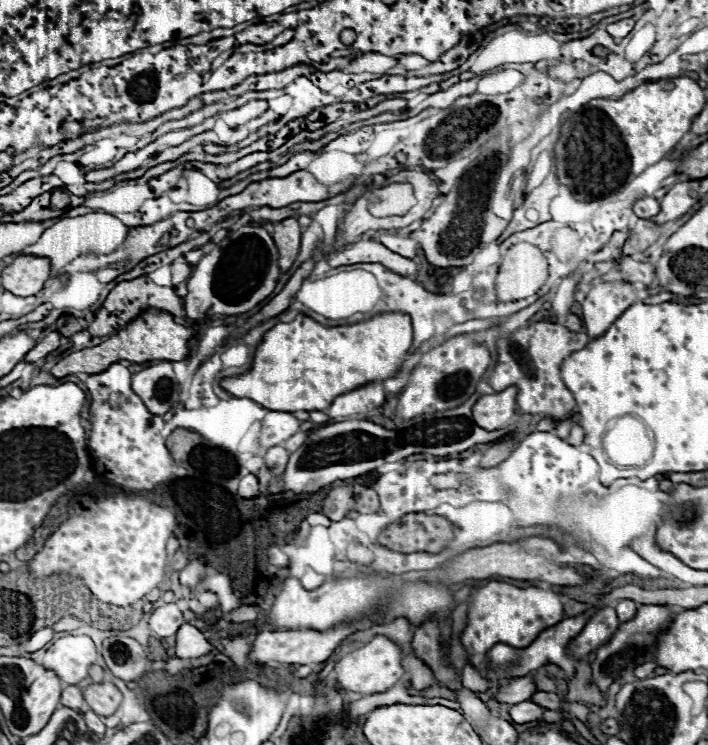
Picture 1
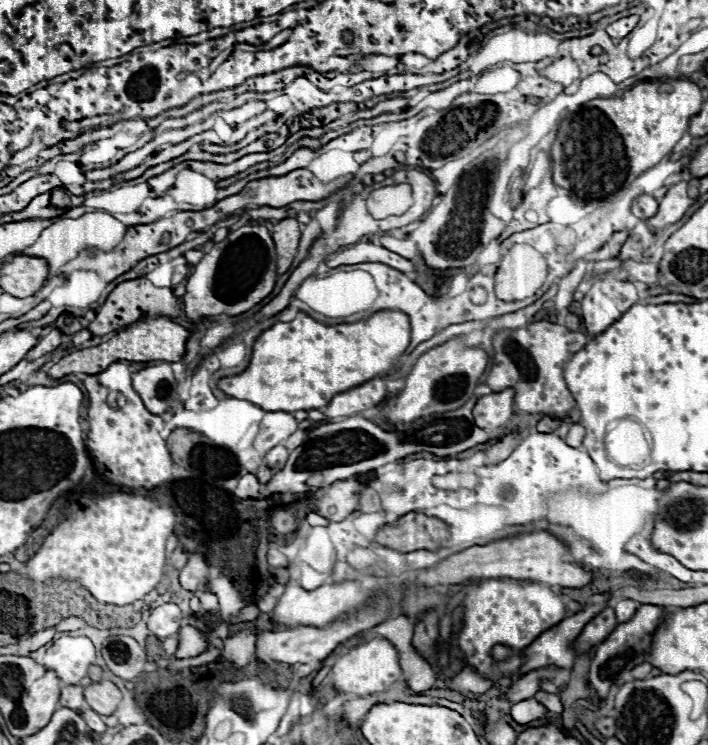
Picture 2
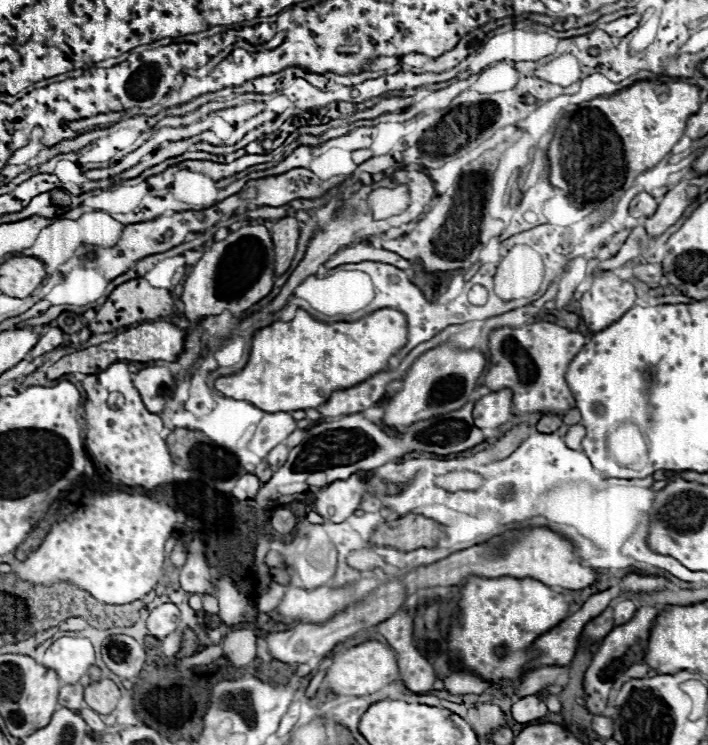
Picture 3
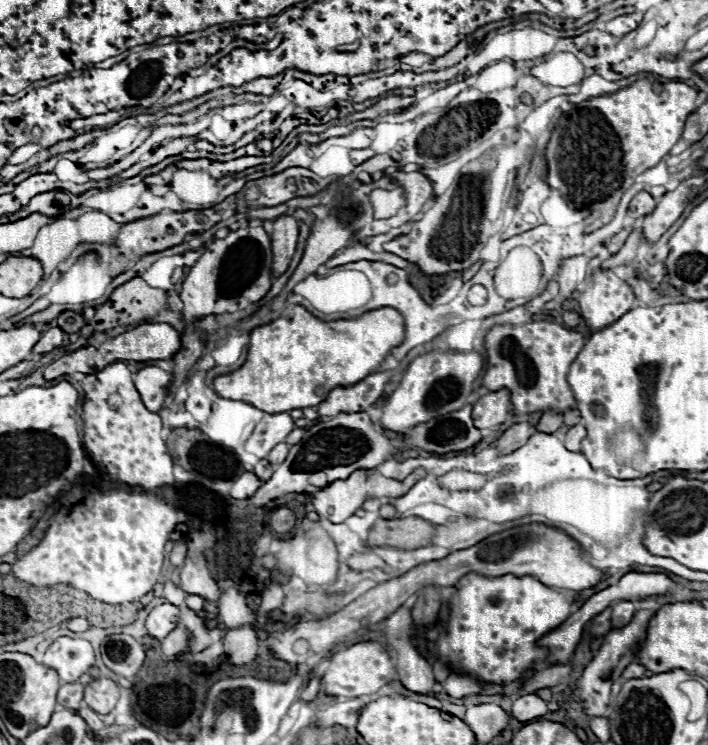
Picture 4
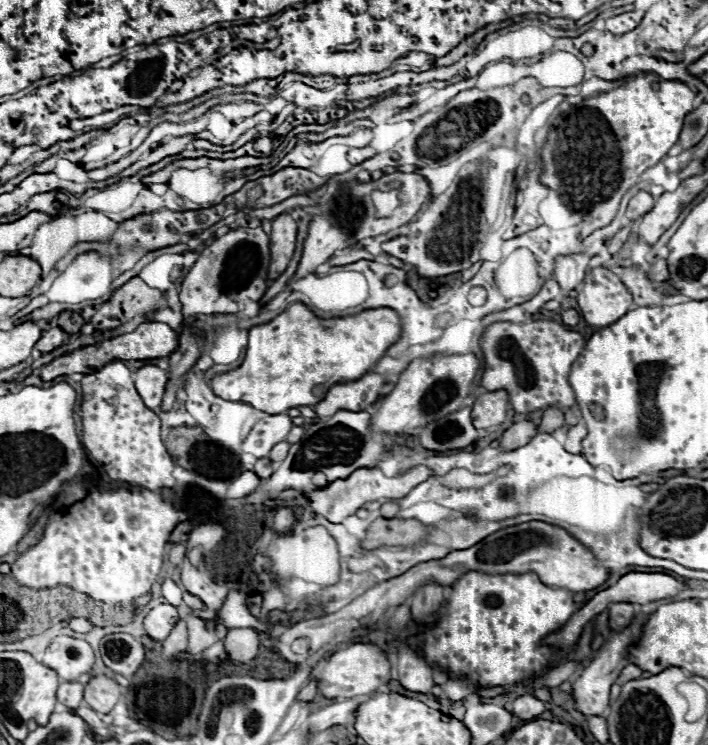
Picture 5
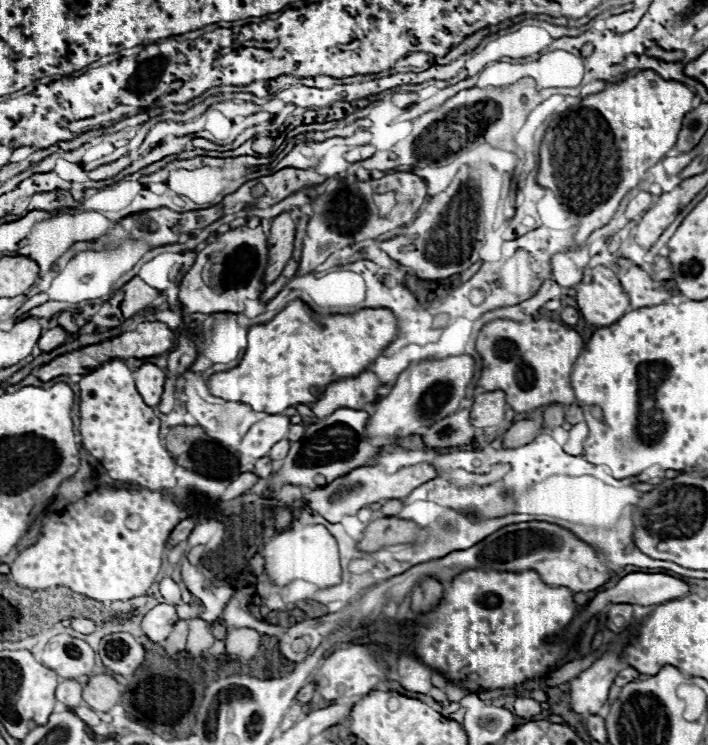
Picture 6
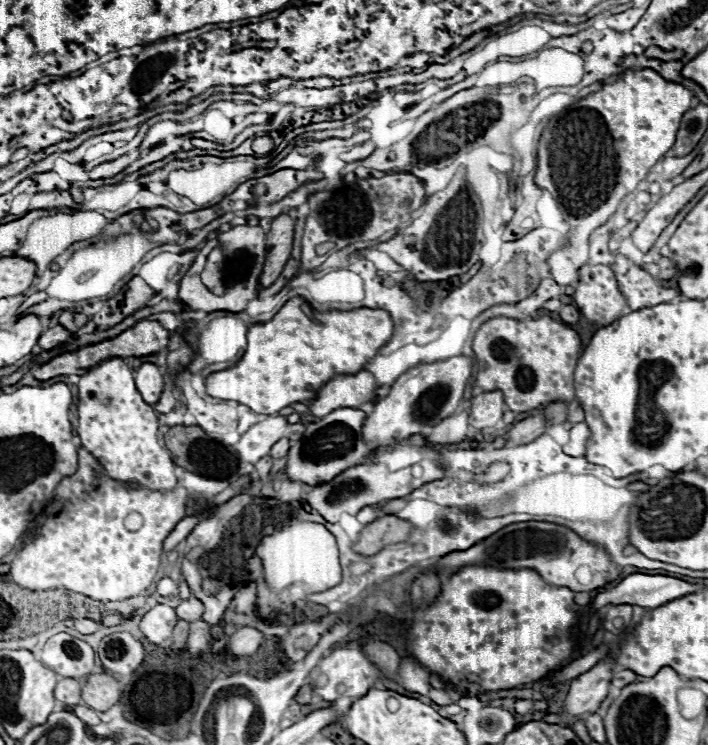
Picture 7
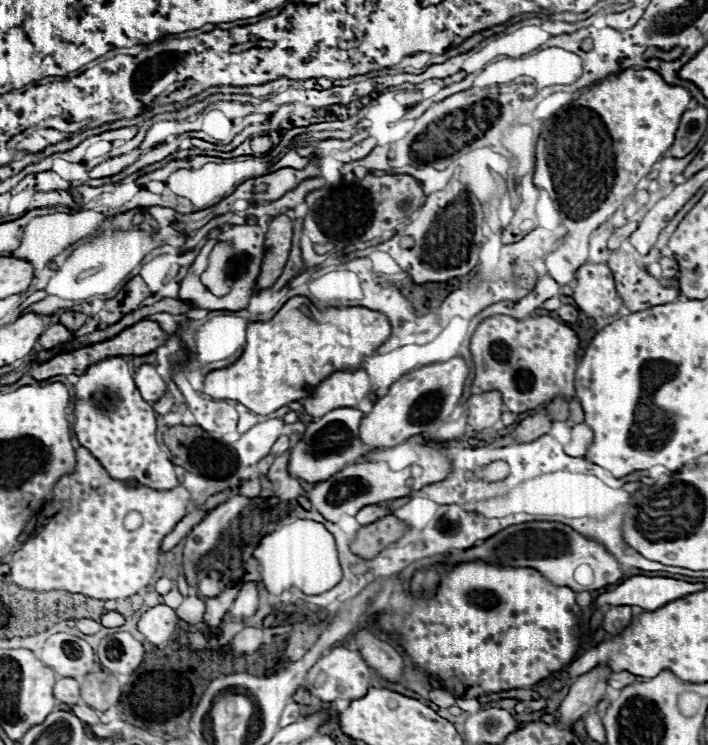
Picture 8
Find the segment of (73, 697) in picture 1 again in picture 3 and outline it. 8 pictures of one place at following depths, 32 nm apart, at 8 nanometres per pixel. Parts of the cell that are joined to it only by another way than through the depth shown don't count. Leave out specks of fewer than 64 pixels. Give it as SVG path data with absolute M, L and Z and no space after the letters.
M64 684L60 688L58 704L64 706L64 708L70 708L70 710L80 710L82 704L84 704L82 692L84 692L84 686L82 684Z

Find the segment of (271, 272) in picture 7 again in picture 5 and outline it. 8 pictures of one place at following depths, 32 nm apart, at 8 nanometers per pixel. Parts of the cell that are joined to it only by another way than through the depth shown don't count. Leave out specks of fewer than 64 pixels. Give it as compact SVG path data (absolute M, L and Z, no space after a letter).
M280 214L272 220L272 234L270 234L270 266L268 266L268 280L276 280L288 266L288 260L294 254L296 242L296 222L290 214Z

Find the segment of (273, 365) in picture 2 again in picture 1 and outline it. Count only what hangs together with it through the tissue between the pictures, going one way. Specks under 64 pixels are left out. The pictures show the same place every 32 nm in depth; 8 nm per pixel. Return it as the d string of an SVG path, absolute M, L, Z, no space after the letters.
M382 312L366 322L326 328L306 314L270 328L256 346L252 368L246 374L222 378L220 386L236 396L250 398L274 412L326 410L344 392L374 380L392 378L412 344L408 314Z

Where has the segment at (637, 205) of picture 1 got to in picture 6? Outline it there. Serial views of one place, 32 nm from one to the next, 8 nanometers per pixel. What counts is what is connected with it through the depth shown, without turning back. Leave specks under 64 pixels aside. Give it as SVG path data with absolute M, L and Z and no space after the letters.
M640 191L638 196L630 200L630 204L627 205L626 217L629 220L638 220L639 217L643 217L650 206L652 206L652 196L648 192Z

